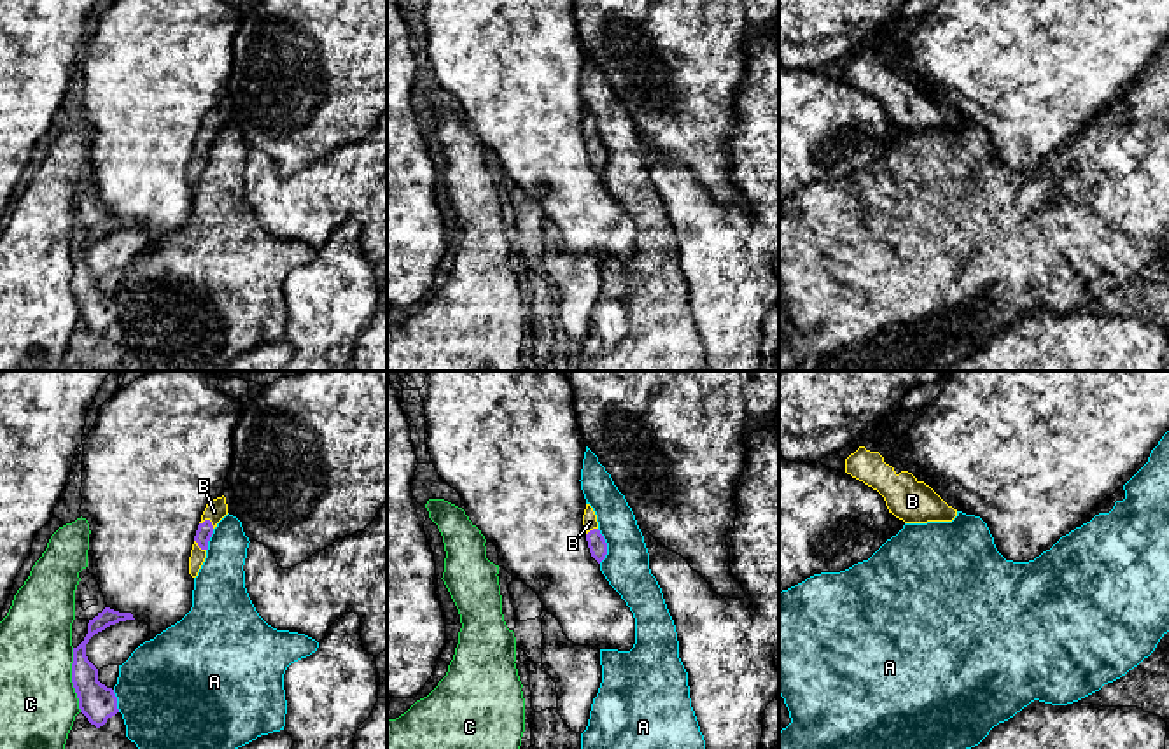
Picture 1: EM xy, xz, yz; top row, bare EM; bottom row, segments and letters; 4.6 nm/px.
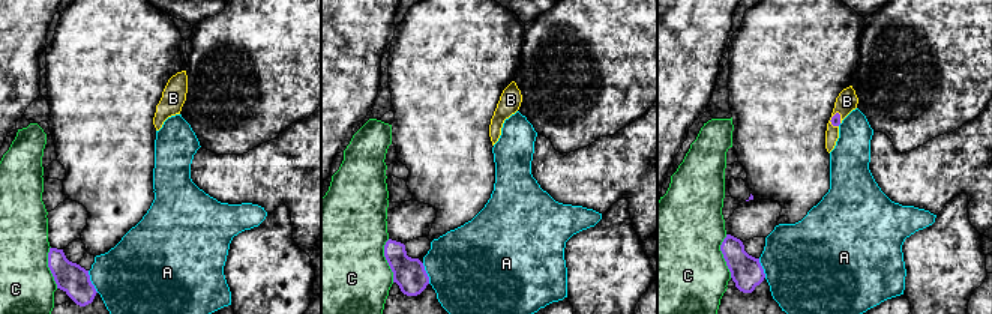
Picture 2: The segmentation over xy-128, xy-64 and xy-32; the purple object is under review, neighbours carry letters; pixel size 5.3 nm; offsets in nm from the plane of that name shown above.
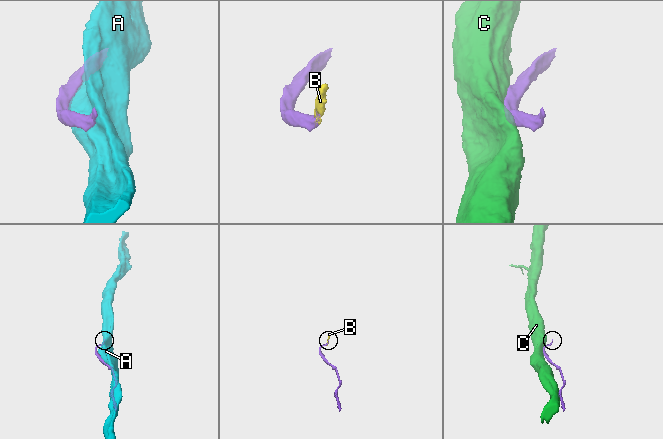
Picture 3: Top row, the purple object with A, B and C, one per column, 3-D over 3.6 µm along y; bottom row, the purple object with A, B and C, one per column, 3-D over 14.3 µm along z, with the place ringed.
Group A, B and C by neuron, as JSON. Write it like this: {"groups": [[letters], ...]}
{"groups": [["A"], ["B"], ["C"]]}

